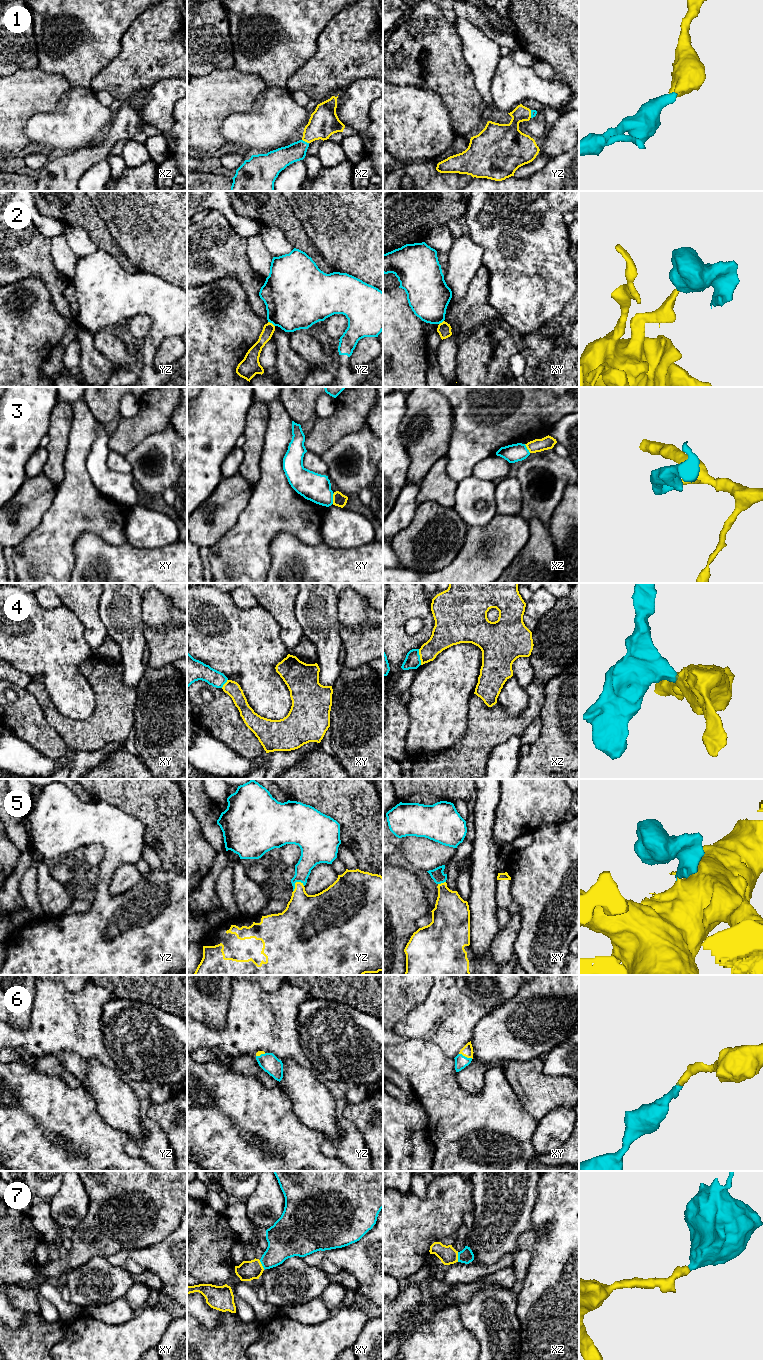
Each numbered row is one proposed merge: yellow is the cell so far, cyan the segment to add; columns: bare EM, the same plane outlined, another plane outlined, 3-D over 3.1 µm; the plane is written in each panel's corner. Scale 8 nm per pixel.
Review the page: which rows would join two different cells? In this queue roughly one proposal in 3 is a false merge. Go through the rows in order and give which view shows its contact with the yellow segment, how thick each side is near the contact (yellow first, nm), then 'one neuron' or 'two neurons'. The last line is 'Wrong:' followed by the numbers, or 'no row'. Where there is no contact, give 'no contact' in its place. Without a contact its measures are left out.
1: contact in xz; calibres 240 and 160 nm; one neuron
2: contact in yz; calibres 90 and 460 nm; two neurons
3: contact in xy; calibres 110 and 220 nm; two neurons
4: contact in xz; calibres 190 and 130 nm; two neurons
5: contact in yz; calibres 300 and 160 nm; one neuron
6: contact in xy; calibres 90 and 100 nm; one neuron
7: contact in xy; calibres 160 and 260 nm; one neuron
Wrong: 2, 3, 4

